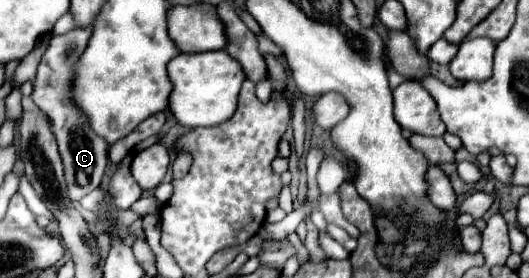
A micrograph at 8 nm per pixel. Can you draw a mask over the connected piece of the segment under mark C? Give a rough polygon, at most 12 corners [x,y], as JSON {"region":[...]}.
{"region":[[92,27],[54,35],[34,103],[52,121],[68,199],[104,177],[108,145],[70,101]]}

